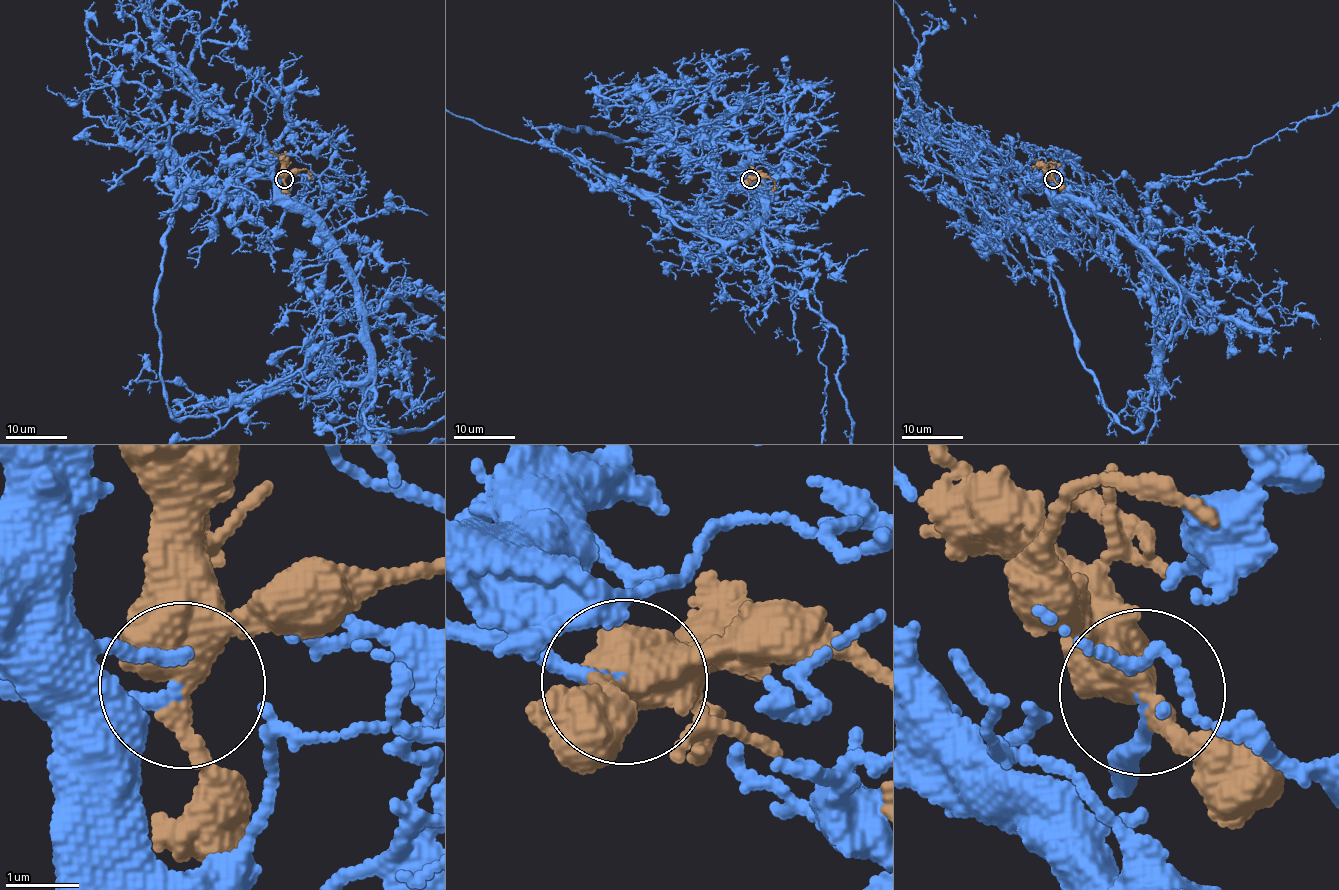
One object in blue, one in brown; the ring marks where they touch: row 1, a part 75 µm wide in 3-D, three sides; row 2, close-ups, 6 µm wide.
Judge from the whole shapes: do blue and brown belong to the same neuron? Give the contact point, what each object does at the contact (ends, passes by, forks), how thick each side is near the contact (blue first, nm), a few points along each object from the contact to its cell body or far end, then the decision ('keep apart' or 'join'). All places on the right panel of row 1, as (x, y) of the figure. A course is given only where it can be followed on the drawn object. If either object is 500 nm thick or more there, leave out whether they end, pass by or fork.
place (1053, 179); blue ends; brown forks; calibres 200 and 400 nm; course blue (1053, 180), (1041, 188), (1106, 218), (1177, 288), (1165, 342), (1226, 242), (1242, 243); course brown (1053, 180), (1046, 169), (1048, 161), (1061, 164); join

